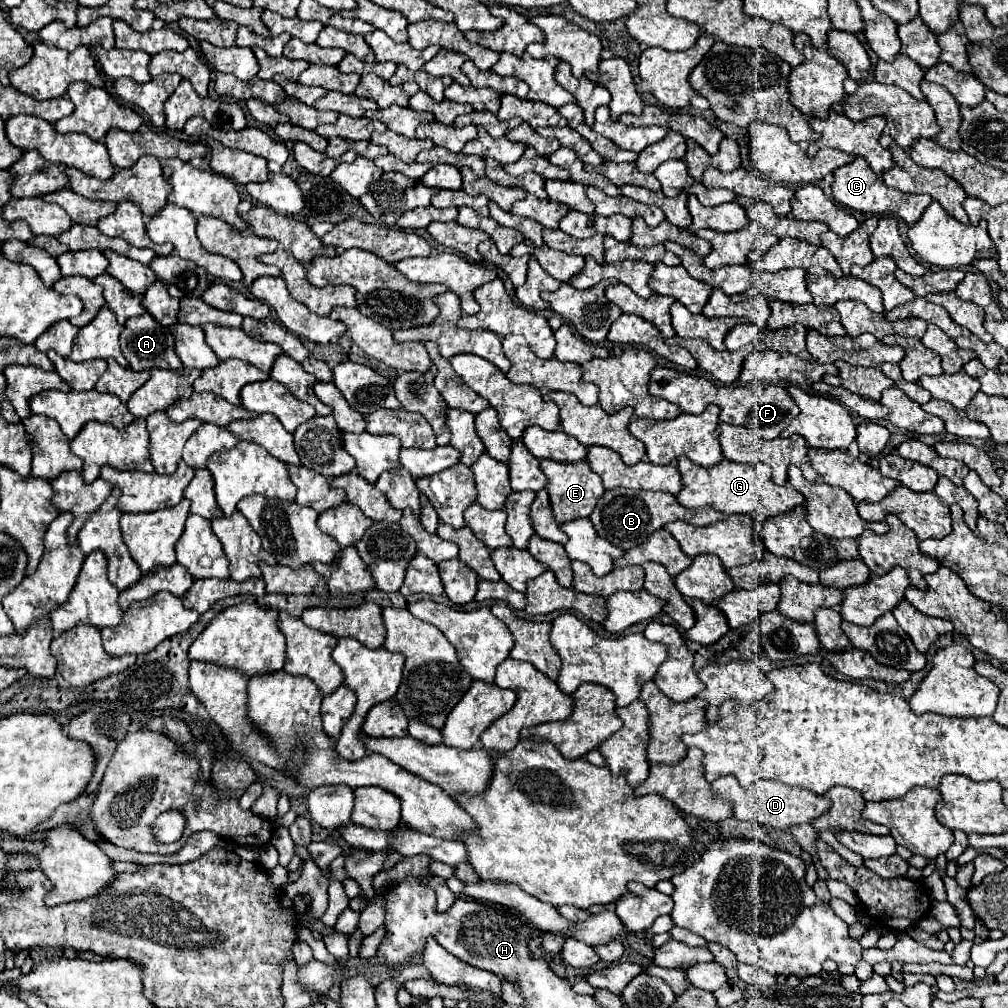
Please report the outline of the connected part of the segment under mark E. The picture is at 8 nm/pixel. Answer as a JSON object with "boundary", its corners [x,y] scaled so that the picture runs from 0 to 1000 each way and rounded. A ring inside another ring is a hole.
{"boundary":[[[536,457],[538,467],[544,473],[544,491],[546,491],[546,501],[550,505],[550,511],[556,519],[562,517],[569,517],[575,513],[585,513],[585,509],[591,503],[591,497],[595,495],[595,491],[599,491],[599,483],[595,473],[583,463],[583,457],[575,457],[575,459],[554,459],[554,457]]]}

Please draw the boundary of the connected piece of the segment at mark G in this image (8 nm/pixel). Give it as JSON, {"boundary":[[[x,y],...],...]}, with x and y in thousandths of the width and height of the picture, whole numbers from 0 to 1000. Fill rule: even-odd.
{"boundary":[[[675,453],[671,463],[677,469],[677,487],[673,489],[673,497],[683,505],[694,505],[700,501],[706,501],[712,507],[718,507],[722,511],[726,509],[754,509],[758,513],[772,513],[778,511],[794,501],[798,501],[798,491],[794,491],[784,481],[770,481],[766,479],[766,467],[762,461],[756,459],[728,459],[718,455],[714,461],[698,465],[690,459],[687,459],[683,453]]]}

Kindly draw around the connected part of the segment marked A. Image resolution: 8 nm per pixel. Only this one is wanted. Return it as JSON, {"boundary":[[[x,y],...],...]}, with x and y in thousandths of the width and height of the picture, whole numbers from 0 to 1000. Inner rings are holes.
{"boundary":[[[147,311],[125,318],[119,342],[133,368],[149,368],[151,364],[177,368],[181,364],[179,354],[173,348],[169,326],[161,324]]]}

